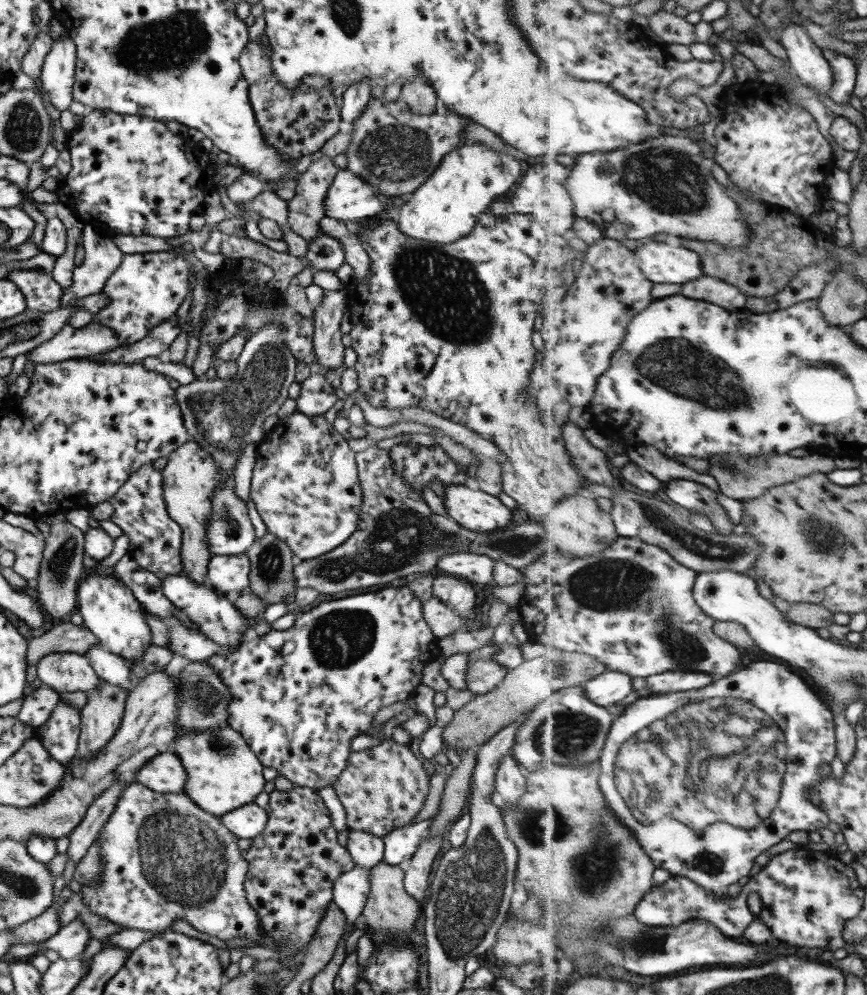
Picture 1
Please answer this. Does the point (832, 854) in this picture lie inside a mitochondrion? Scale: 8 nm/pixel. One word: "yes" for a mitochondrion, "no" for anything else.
no

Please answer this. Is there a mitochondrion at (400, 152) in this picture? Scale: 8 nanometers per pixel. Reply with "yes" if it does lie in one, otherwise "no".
yes

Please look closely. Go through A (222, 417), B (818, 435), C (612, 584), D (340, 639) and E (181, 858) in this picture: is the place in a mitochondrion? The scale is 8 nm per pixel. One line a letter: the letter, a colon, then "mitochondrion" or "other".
A: mitochondrion
B: other
C: mitochondrion
D: mitochondrion
E: mitochondrion

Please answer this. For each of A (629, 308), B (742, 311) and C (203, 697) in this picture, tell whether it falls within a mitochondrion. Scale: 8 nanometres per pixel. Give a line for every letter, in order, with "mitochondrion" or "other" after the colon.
A: other
B: other
C: mitochondrion

